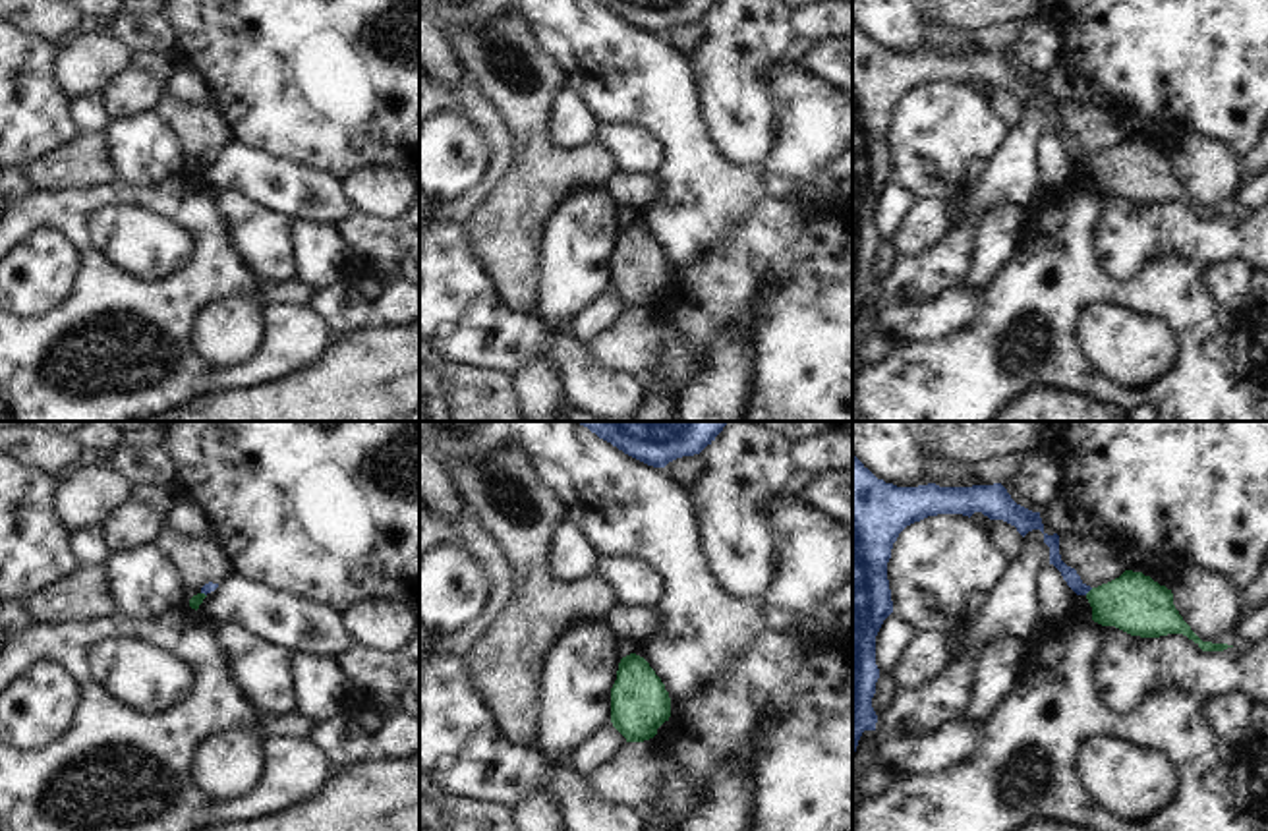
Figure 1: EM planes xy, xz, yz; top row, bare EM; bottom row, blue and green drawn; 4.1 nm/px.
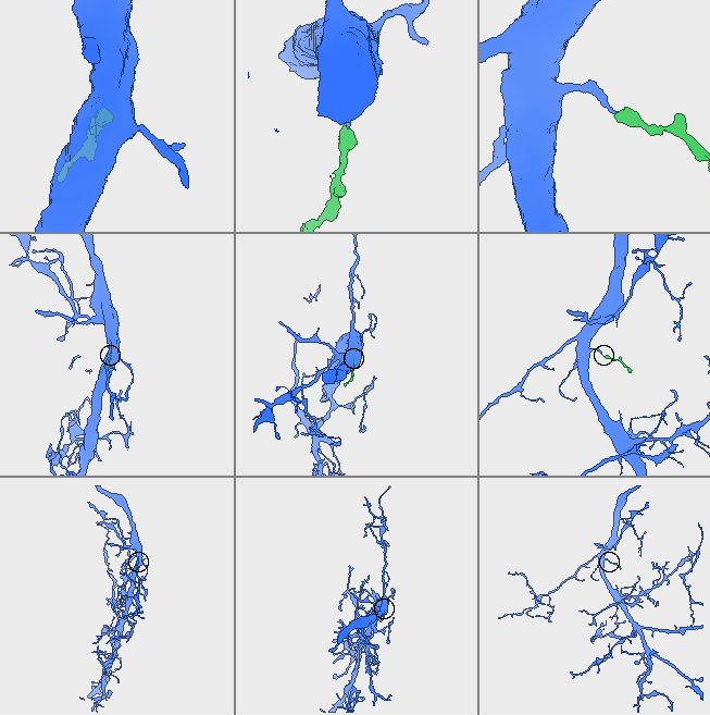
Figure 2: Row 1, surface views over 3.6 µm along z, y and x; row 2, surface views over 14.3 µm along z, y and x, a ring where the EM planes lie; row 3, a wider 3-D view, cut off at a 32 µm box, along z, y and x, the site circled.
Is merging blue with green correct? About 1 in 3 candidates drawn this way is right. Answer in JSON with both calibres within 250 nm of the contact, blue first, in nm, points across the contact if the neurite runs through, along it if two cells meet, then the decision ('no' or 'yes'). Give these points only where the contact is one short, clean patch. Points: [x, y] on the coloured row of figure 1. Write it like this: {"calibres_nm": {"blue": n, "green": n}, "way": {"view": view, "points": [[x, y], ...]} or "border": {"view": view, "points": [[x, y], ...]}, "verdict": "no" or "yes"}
{"calibres_nm": {"blue": 70, "green": 240}, "way": {"view": "yz", "points": [[1069, 574], [1089, 590], [1112, 603], [1135, 603]]}, "verdict": "yes"}

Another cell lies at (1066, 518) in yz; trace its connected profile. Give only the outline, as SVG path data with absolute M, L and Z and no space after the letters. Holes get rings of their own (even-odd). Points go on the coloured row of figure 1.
M1059 495L1042 516L1053 526L1057 535L1063 533L1079 533L1082 537L1096 537L1110 545L1115 555L1121 559L1125 570L1142 572L1156 582L1156 570L1152 562L1144 555L1137 555L1123 547L1121 539L1115 531L1106 526L1102 520L1092 516L1081 506L1069 502L1063 495Z

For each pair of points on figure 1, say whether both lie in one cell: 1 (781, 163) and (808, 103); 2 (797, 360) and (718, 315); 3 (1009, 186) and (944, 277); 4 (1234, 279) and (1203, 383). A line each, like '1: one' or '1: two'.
1: one
2: one
3: one
4: two

